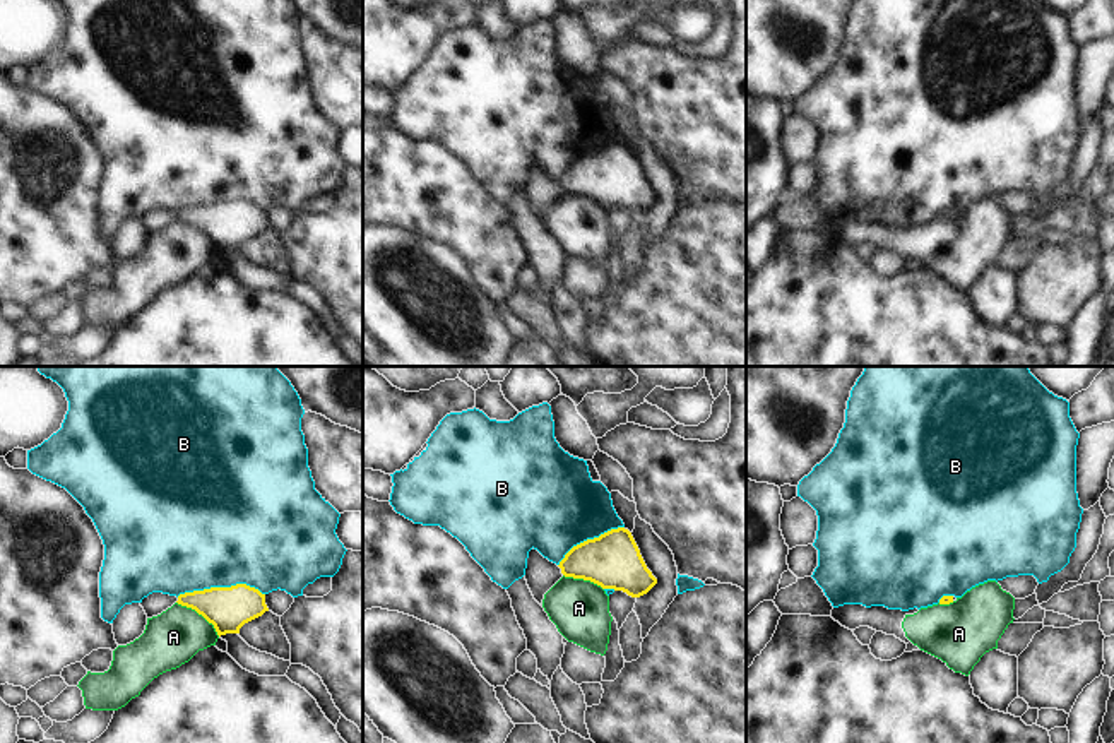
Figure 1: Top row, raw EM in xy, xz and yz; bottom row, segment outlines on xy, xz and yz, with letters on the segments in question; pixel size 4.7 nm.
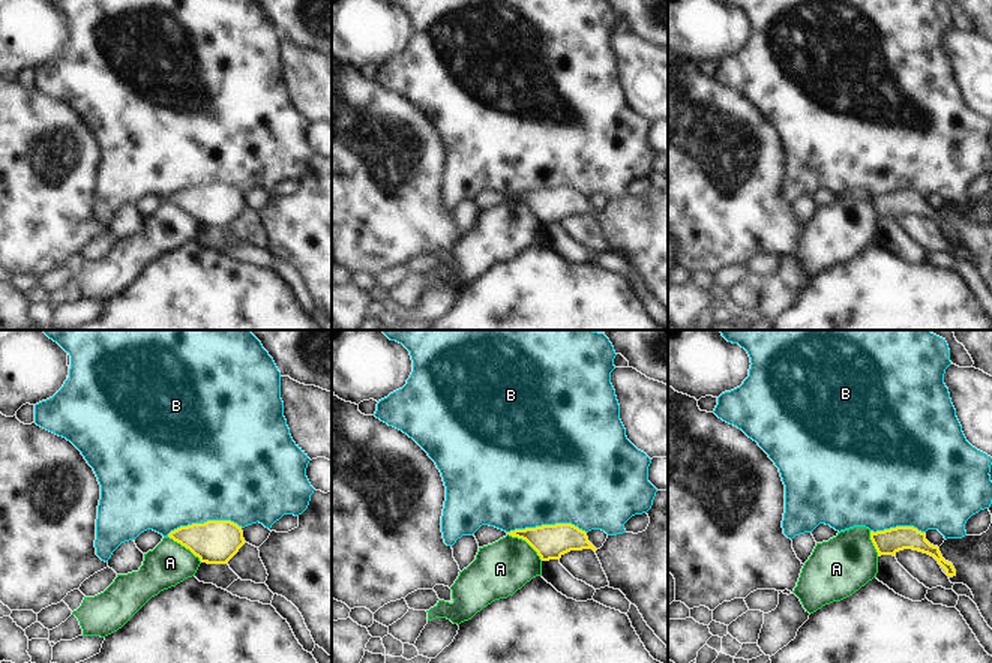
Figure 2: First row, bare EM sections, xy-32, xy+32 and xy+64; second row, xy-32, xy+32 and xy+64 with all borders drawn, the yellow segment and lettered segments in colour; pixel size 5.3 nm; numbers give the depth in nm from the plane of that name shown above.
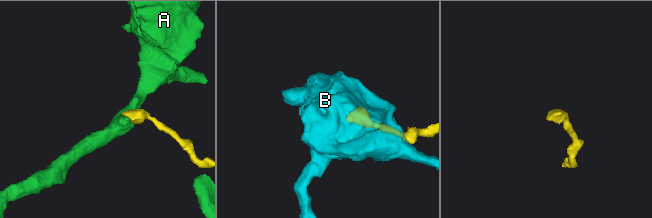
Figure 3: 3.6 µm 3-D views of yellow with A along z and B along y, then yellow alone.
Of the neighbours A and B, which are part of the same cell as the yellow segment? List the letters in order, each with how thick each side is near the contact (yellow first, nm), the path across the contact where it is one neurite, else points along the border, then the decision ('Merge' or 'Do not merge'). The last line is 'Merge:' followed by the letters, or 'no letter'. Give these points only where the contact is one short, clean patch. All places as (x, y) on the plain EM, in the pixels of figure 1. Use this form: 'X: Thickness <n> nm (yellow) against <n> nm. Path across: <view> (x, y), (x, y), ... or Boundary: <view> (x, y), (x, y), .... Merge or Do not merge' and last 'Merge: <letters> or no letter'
A: Thickness 200 nm (yellow) against 260 nm. Boundary: xy (177, 218), (201, 230), (219, 252). Do not merge
B: Thickness 200 nm (yellow) against 500 nm. Do not merge
Merge: no letter.

